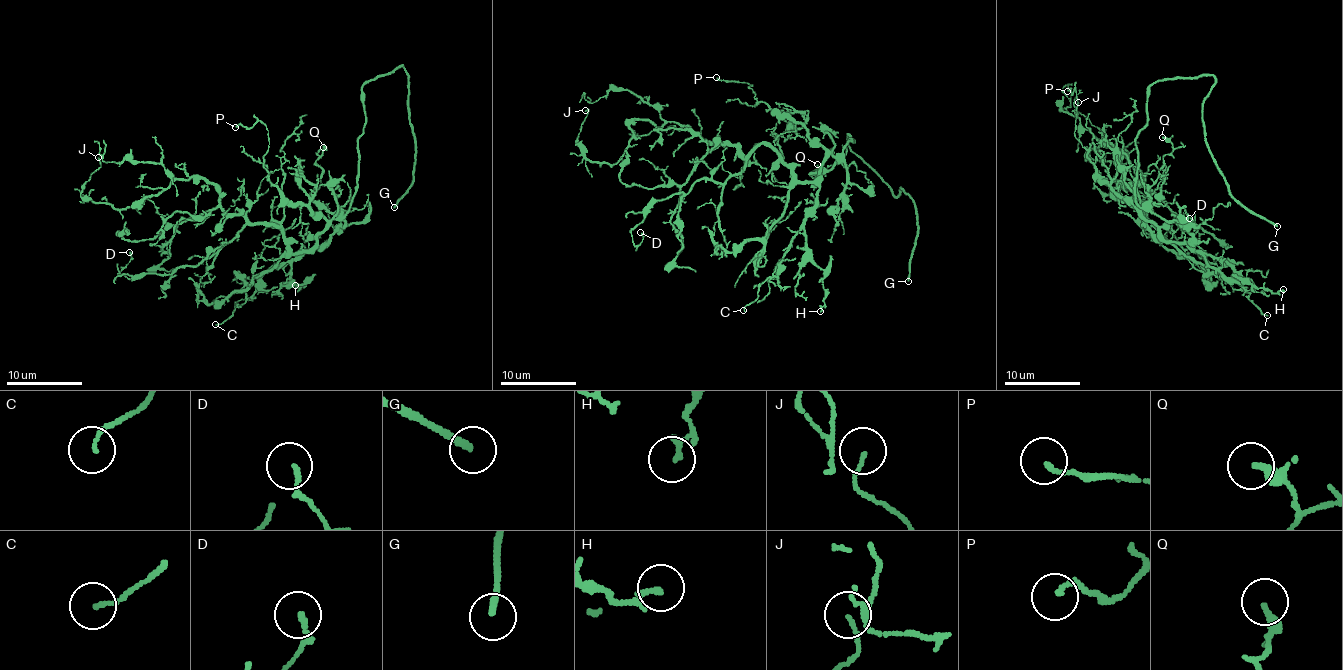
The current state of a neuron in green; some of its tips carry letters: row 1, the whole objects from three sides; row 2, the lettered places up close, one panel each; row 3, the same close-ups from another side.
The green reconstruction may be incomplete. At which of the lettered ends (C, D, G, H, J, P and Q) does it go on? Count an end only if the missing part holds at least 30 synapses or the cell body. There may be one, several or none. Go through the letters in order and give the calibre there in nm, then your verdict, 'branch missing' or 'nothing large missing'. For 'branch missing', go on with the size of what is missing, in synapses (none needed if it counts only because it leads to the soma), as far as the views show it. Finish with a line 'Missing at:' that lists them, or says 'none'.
C: 110 nm | nothing large missing
D: 130 nm | nothing large missing
G: 200 nm | branch missing
H: 140 nm | nothing large missing
J: 100 nm | nothing large missing
P: 140 nm | nothing large missing
Q: 190 nm | nothing large missing
Missing at: G

